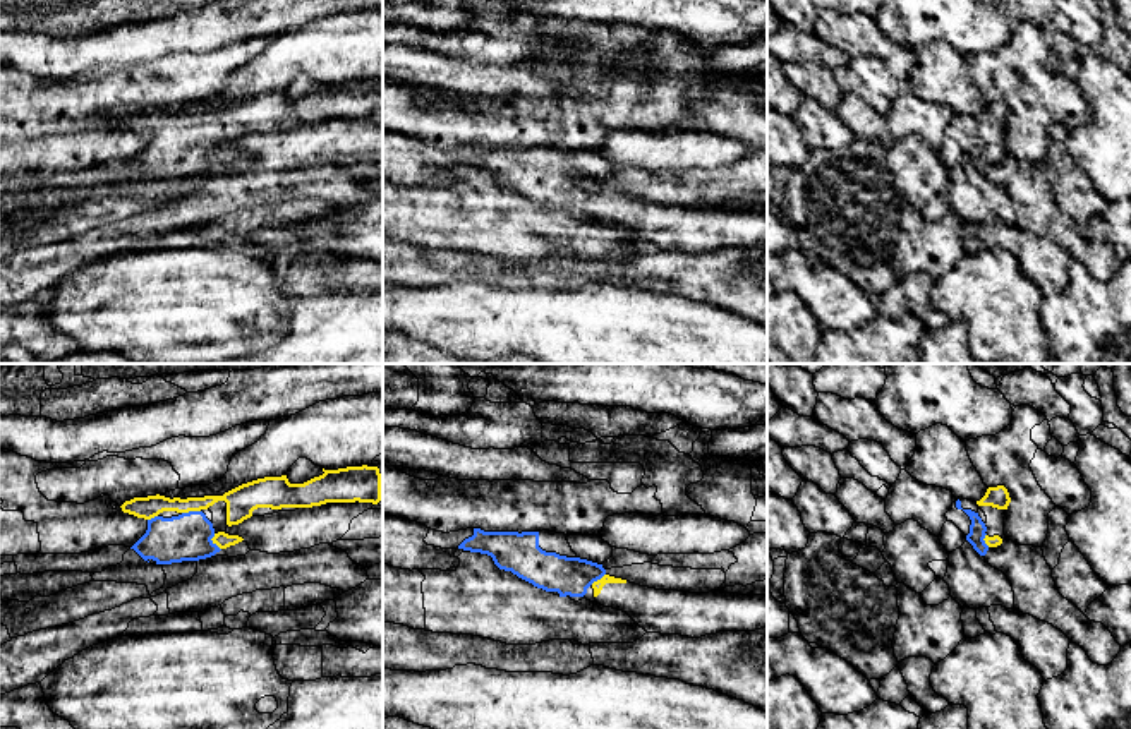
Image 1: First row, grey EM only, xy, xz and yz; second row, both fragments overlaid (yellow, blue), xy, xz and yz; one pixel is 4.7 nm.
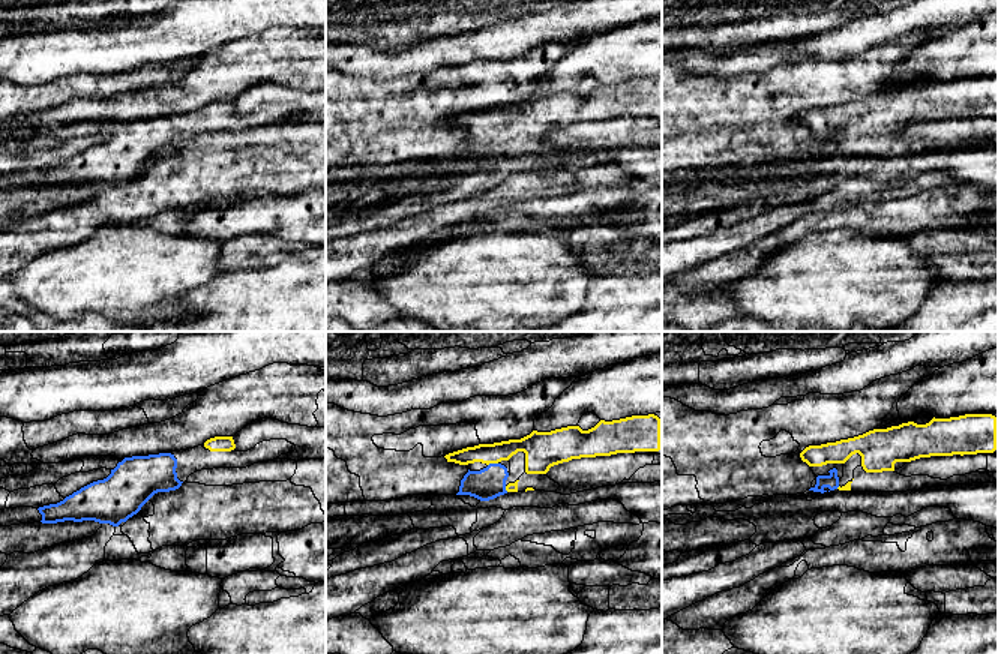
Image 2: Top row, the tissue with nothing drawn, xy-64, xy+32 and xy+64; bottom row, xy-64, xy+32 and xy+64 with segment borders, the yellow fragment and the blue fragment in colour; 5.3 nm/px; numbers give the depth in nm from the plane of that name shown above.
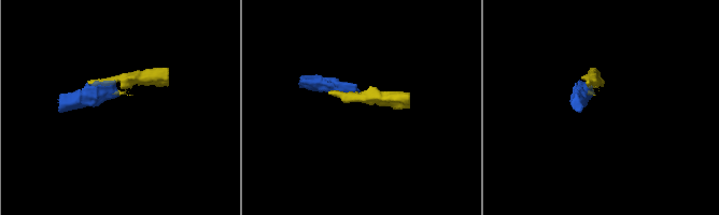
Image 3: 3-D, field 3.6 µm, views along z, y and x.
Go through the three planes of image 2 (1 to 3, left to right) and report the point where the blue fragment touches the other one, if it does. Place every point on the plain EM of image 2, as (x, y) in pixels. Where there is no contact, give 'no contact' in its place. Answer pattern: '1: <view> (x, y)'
1: no contact
2: xy+32 (492, 126)
3: no contact

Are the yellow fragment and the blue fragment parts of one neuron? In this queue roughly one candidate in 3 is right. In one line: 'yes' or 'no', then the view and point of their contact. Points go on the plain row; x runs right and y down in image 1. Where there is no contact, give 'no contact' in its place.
yes | xy (191, 126)

